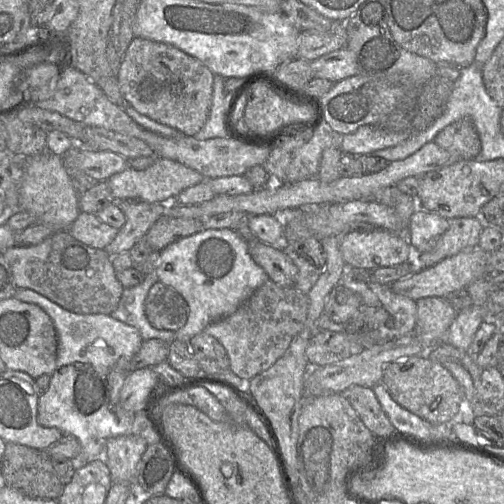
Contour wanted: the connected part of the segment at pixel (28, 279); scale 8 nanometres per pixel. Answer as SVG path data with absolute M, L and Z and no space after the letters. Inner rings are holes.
M68 231L54 232L39 244L32 246L12 246L3 252L11 268L14 284L20 288L34 290L77 314L110 315L118 306L124 287L116 277L112 257L105 249L96 249L75 239Z

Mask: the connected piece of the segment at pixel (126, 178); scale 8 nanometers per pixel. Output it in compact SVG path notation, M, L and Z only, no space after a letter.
M159 157L144 170L136 170L128 166L125 170L109 177L107 183L115 200L135 199L149 203L170 203L181 191L203 179L200 173L180 162Z

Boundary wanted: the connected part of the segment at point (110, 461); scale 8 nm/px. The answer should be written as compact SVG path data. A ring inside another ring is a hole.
M132 434L109 438L104 446L104 459L109 467L112 483L137 482L138 463L147 443Z

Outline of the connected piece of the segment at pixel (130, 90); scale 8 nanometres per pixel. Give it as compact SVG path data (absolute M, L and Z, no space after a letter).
M134 37L124 54L117 79L127 104L138 113L186 136L195 136L205 125L211 107L214 74L180 49Z

